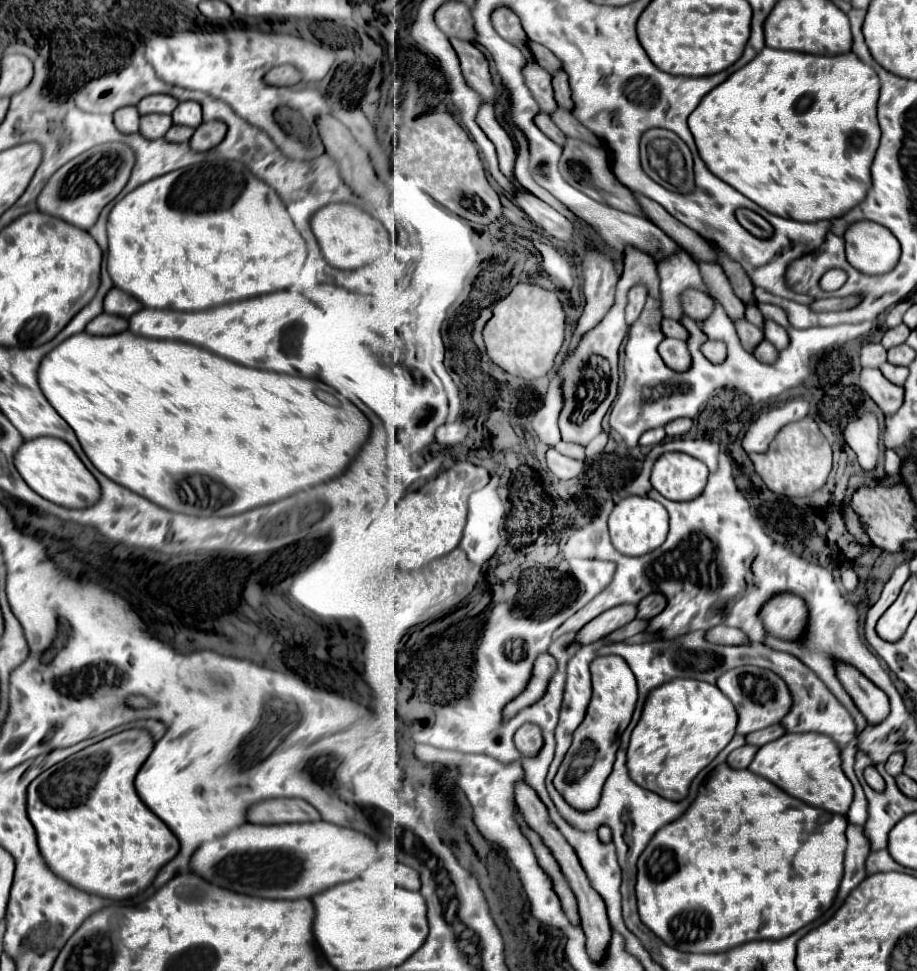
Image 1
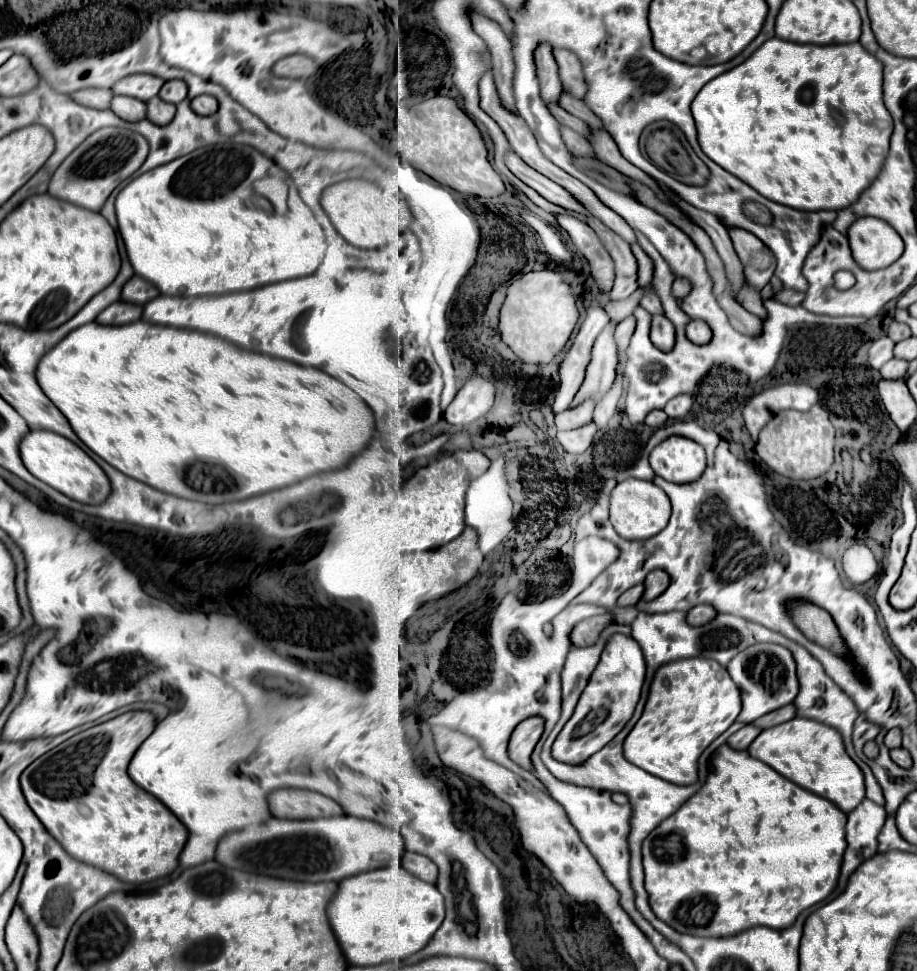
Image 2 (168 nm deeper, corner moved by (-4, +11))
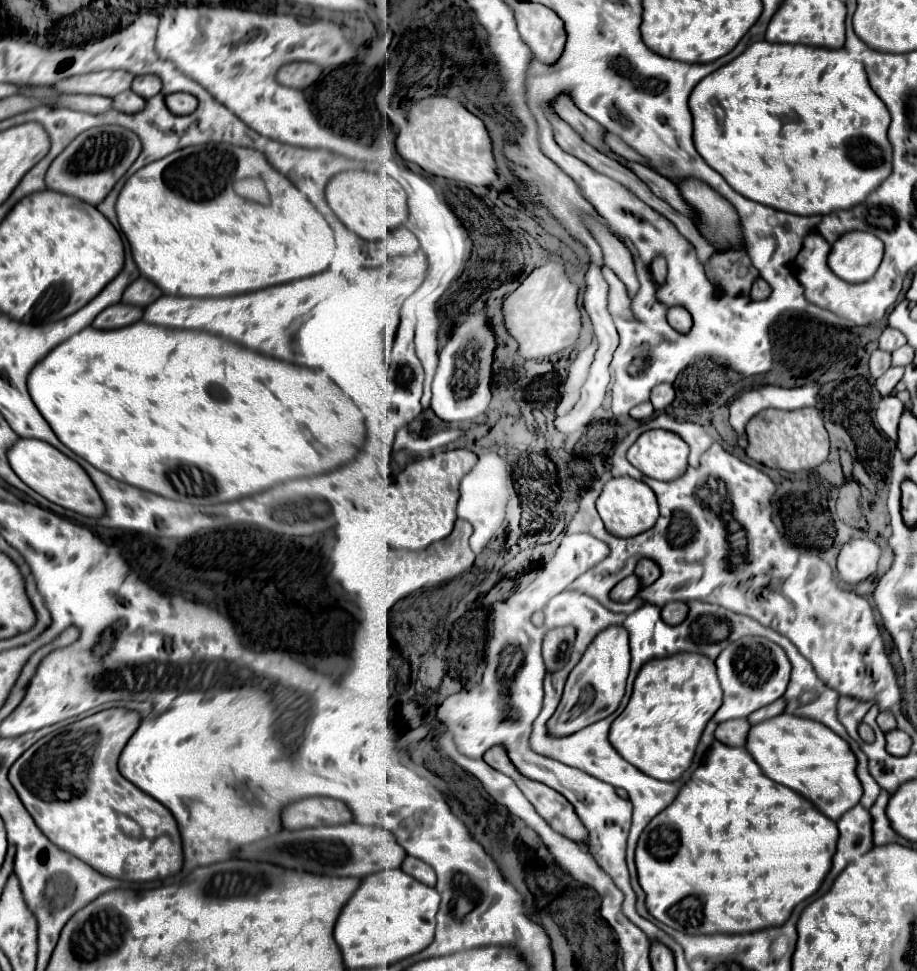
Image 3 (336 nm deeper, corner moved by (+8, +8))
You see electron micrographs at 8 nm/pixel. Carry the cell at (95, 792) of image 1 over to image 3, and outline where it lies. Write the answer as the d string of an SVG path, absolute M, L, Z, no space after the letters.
M100 711L64 727L62 731L42 737L26 753L22 753L8 773L8 781L16 789L26 811L56 847L78 857L98 873L124 881L164 879L182 869L182 841L176 819L162 803L134 787L118 773L118 757L140 721L142 717L136 711Z

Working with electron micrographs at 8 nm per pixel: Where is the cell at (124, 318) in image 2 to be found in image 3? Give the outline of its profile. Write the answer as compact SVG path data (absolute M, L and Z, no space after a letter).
M116 303L116 305L106 307L102 313L98 313L96 319L92 321L92 327L94 329L120 329L142 319L142 311L144 311L142 307Z

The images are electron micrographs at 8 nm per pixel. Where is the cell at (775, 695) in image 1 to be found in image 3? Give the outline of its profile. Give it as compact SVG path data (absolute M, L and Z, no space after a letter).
M746 637L738 643L730 643L730 647L718 655L716 667L724 691L724 703L714 715L716 723L748 717L756 709L774 703L774 699L784 695L790 681L790 661L786 653L776 643L762 637Z

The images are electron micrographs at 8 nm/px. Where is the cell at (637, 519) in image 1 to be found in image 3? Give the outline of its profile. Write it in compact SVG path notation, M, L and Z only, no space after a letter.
M630 477L610 479L604 485L602 495L596 501L596 509L598 509L598 515L600 515L606 531L616 537L640 535L640 533L648 531L650 527L654 527L654 523L658 519L658 503L656 503L654 491L644 481L636 481Z

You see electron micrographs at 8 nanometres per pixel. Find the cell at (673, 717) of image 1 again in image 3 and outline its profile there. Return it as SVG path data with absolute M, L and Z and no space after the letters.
M698 653L652 659L634 681L628 707L610 727L610 743L622 759L658 781L678 781L690 767L706 723L722 705L714 661Z

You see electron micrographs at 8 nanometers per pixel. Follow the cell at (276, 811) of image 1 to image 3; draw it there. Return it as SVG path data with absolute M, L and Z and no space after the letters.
M308 797L294 801L282 809L282 827L296 831L298 827L320 827L322 823L348 823L352 815L342 801L328 797Z

